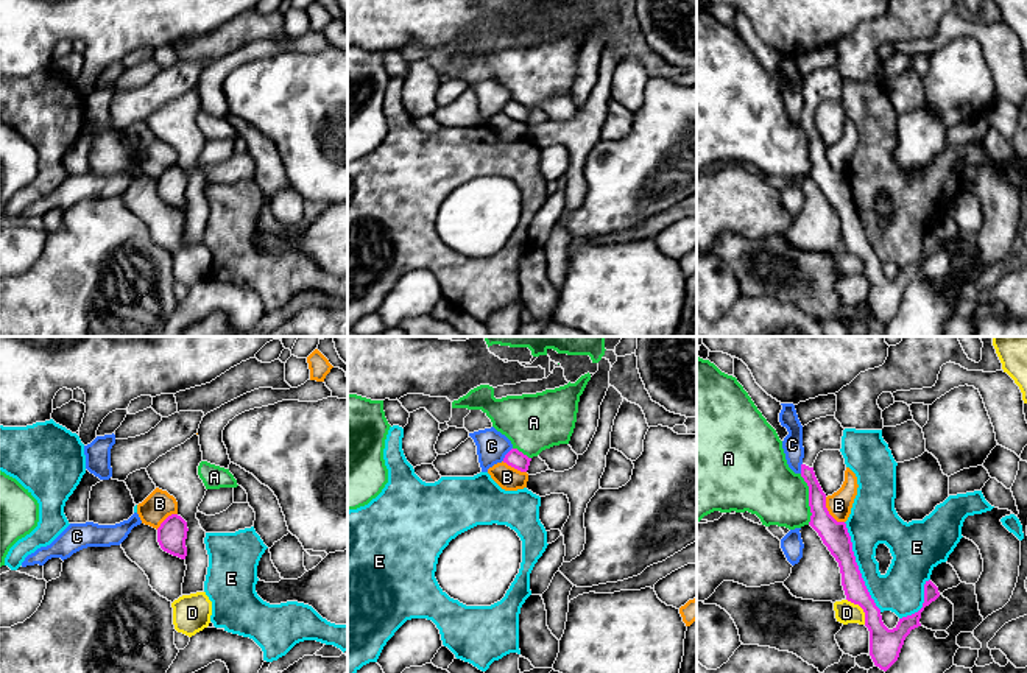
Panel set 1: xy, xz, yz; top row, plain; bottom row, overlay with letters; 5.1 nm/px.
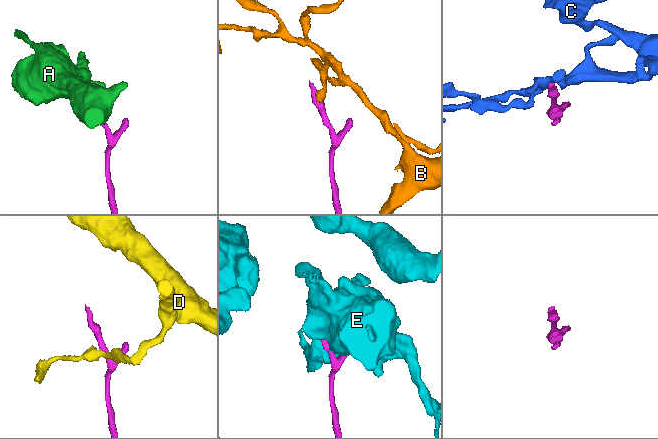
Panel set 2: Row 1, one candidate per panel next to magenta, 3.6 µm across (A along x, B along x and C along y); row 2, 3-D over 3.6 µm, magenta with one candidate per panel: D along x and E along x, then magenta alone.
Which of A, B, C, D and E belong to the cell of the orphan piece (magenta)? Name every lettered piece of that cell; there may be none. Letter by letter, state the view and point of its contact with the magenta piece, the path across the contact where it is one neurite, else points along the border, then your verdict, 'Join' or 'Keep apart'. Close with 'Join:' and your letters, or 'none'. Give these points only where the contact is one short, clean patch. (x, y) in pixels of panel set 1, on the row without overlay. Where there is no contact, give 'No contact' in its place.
A: Touches magenta at yz (809, 150). Boundary: yz (800, 125), (808, 137), (809, 175). Keep apart
B: Touches magenta at yz (828, 164). Boundary: yz (825, 148), (828, 162), (843, 173). Keep apart
C: Touches magenta at xz (507, 105). Boundary: xz (511, 98), (502, 111). Keep apart
D: Touches magenta at yz (862, 259). Boundary: yz (847, 250), (862, 260), (865, 274). Keep apart
E: Touches magenta at yz (857, 218). Keep apart
Join: none

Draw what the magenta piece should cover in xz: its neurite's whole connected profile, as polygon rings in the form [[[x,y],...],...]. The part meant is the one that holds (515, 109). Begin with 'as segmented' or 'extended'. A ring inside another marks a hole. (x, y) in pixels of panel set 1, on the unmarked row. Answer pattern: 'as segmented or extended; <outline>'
as segmented; [[[511,100],[503,109],[503,114],[506,114],[508,117],[511,117],[521,123],[528,122],[530,112],[531,112],[531,109],[528,109],[527,106],[524,106],[517,100]]]

